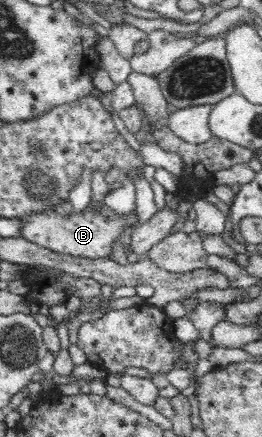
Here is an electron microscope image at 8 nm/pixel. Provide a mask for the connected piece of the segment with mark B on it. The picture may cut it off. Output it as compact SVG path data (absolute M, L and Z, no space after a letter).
M90 207L82 215L77 215L75 212L68 216L60 215L54 209L22 216L20 220L23 223L21 231L24 239L58 253L96 259L108 258L112 253L112 241L124 231L126 225L135 225L138 217L135 213L122 218L106 207L104 211L96 214Z

